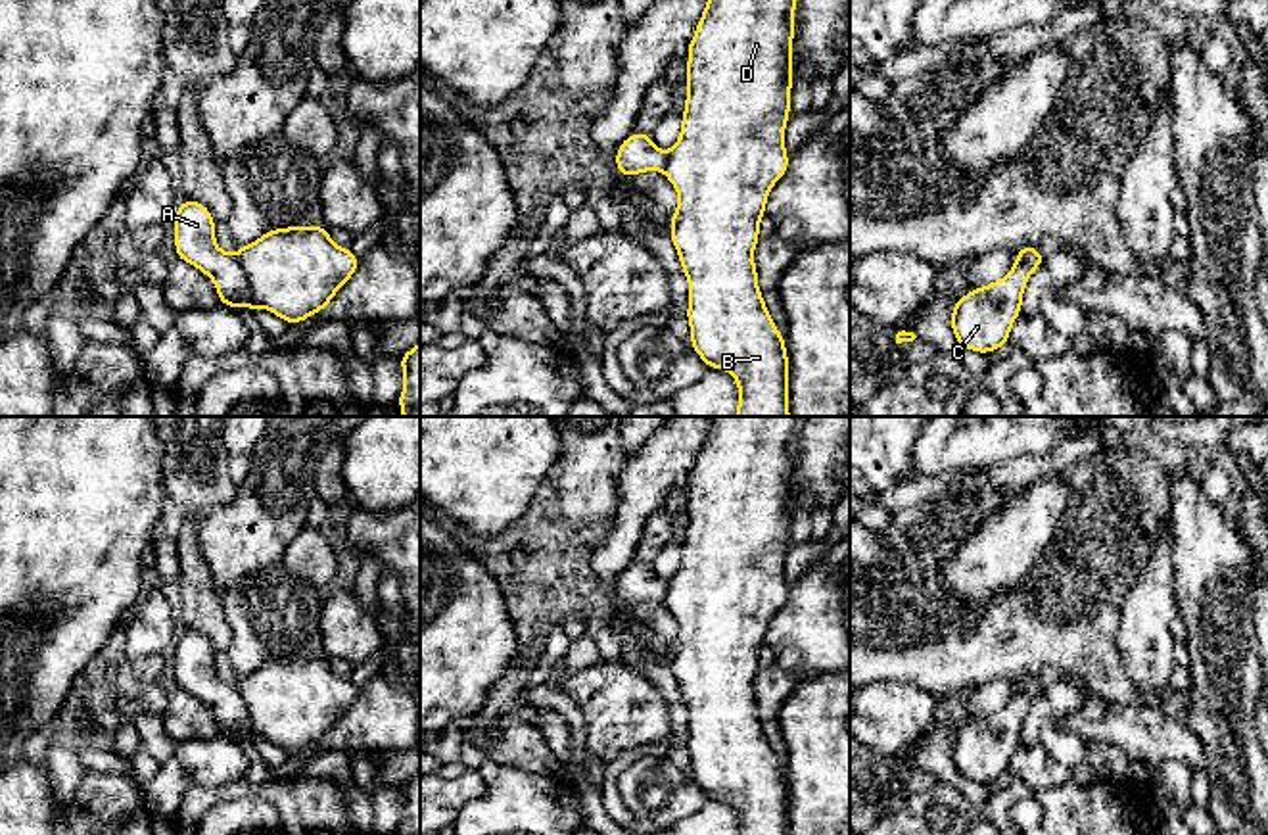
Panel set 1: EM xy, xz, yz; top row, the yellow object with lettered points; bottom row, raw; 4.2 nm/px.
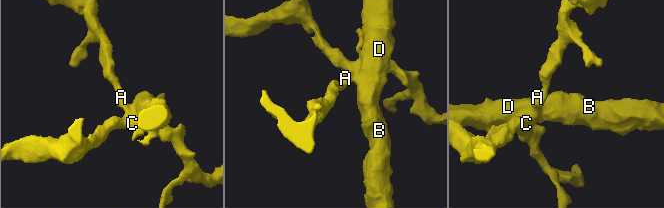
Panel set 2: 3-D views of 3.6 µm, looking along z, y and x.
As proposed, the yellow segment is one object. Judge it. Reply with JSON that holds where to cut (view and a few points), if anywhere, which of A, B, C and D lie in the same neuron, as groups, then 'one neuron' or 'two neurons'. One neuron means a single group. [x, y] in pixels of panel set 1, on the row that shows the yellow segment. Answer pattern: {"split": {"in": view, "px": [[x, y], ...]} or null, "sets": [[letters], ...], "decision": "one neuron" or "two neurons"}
{"split": {"in": "xy", "px": [[234, 256], [248, 294], [258, 304]]}, "sets": [["A", "C"], ["B", "D"]], "decision": "two neurons"}

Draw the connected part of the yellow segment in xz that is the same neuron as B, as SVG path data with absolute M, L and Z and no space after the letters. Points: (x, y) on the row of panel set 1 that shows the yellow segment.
M708 0L687 48L685 111L679 140L664 175L677 190L677 209L669 219L671 242L689 280L691 344L708 369L723 369L739 384L735 417L790 417L788 355L758 288L754 248L769 190L788 169L785 127L790 113L792 48L796 0Z

